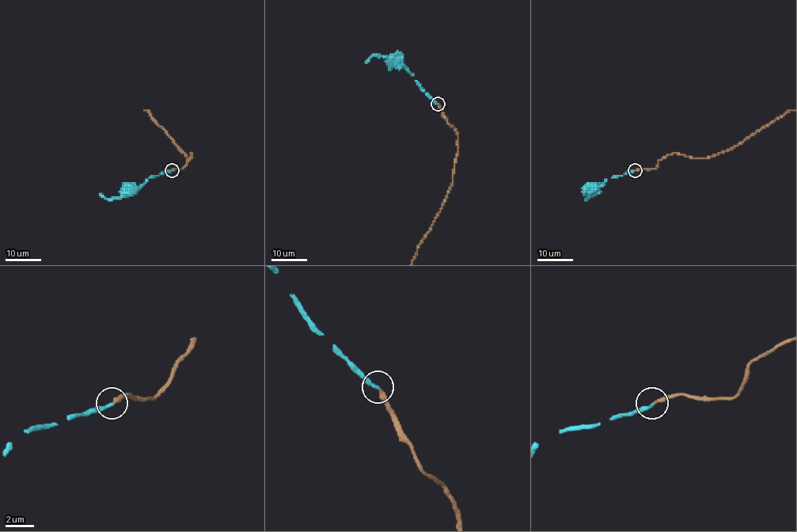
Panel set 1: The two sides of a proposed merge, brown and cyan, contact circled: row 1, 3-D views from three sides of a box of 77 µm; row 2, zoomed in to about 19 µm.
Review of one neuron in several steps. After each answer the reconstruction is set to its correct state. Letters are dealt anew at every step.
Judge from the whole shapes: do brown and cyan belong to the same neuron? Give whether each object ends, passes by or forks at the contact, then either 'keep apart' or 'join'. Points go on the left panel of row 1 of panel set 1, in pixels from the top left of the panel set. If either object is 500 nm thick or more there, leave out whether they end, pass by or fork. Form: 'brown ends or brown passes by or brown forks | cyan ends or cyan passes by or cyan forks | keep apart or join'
brown ends | cyan ends | join

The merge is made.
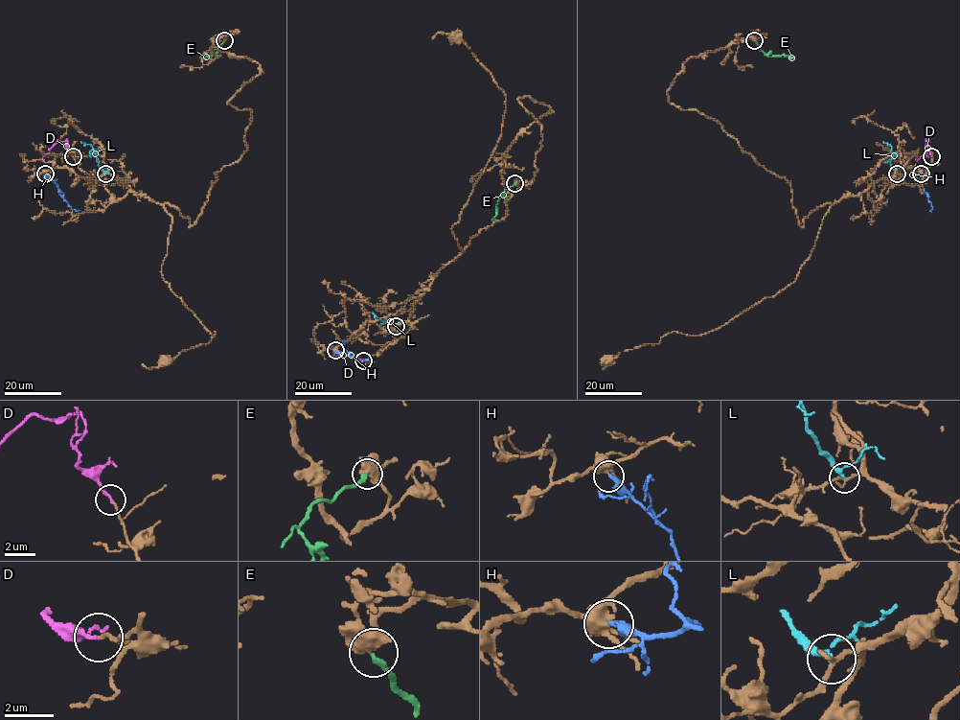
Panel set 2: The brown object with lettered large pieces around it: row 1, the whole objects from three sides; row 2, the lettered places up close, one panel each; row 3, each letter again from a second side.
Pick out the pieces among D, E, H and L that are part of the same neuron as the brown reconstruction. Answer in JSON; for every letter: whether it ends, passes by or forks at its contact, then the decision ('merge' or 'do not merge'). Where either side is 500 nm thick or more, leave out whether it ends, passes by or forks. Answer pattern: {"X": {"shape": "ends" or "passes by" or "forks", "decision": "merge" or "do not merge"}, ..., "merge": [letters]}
{"D": {"shape": "ends", "decision": "merge"}, "E": {"shape": "ends", "decision": "merge"}, "H": {"shape": "ends", "decision": "do not merge"}, "L": {"shape": "passes by", "decision": "do not merge"}, "merge": ["D", "E"]}

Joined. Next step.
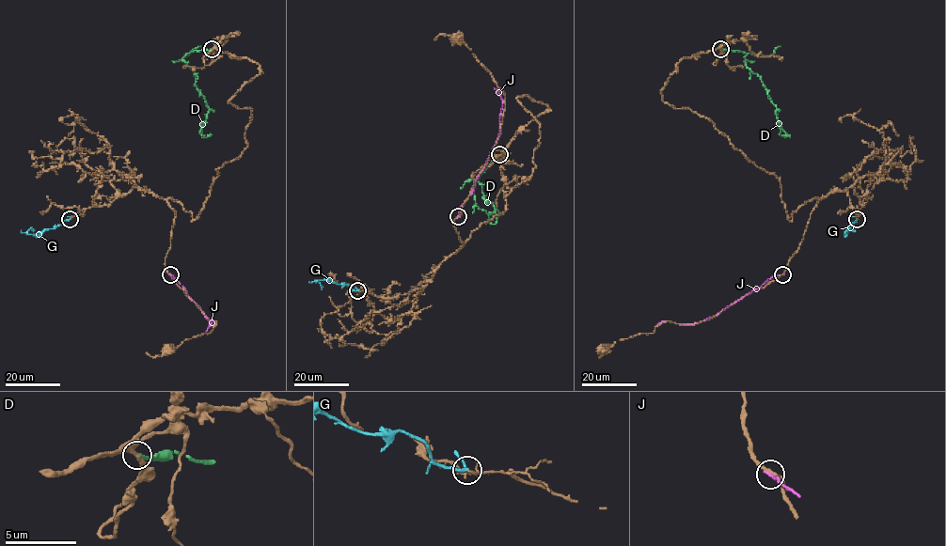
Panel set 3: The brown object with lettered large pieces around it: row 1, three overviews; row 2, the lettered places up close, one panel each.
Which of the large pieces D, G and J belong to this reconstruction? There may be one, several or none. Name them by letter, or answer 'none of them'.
G

